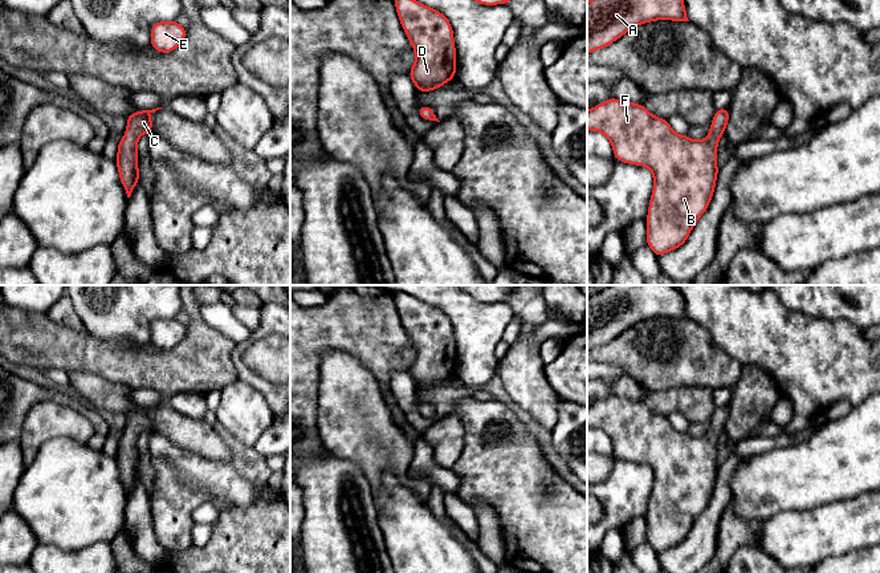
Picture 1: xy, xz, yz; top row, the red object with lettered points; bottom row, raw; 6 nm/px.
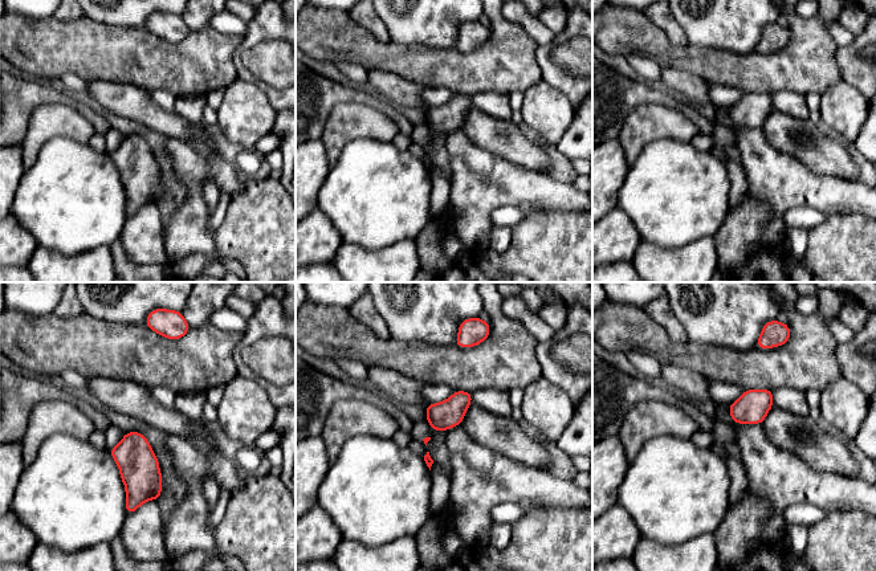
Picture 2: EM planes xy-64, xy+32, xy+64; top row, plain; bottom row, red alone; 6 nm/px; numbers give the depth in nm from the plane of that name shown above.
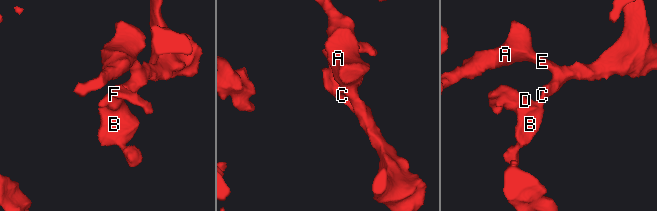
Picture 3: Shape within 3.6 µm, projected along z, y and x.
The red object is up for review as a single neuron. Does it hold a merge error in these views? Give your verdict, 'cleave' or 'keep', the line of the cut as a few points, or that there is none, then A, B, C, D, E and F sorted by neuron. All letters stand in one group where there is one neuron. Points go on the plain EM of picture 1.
keep; no cut; A B C D E F

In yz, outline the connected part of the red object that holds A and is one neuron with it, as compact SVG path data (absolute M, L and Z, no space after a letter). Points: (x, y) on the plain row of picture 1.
M608 285L587 298L587 351L612 341L636 322L655 317L689 318L676 285Z

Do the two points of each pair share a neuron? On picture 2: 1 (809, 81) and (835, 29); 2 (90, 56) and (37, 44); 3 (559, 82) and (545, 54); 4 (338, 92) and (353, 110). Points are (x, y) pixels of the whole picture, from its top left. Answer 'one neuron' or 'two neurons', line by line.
1: two neurons
2: one neuron
3: one neuron
4: two neurons

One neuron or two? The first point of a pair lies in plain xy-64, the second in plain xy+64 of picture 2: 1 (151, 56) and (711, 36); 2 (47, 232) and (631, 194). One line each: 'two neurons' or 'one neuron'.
1: two neurons
2: one neuron

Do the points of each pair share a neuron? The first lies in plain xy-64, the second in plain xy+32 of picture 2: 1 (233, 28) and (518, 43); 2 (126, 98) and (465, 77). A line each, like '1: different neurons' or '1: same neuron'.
1: different neurons
2: different neurons

